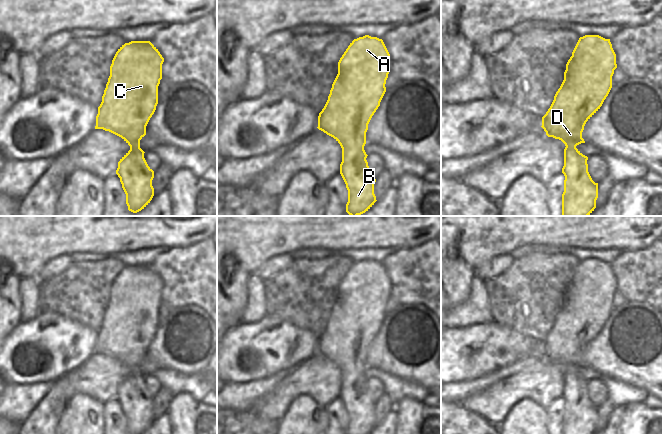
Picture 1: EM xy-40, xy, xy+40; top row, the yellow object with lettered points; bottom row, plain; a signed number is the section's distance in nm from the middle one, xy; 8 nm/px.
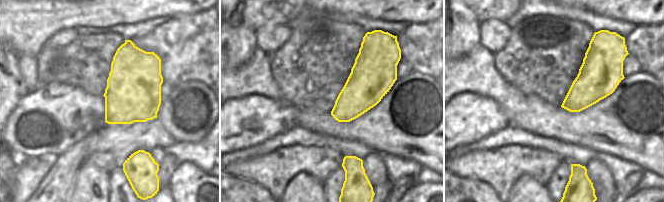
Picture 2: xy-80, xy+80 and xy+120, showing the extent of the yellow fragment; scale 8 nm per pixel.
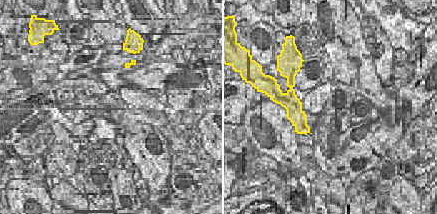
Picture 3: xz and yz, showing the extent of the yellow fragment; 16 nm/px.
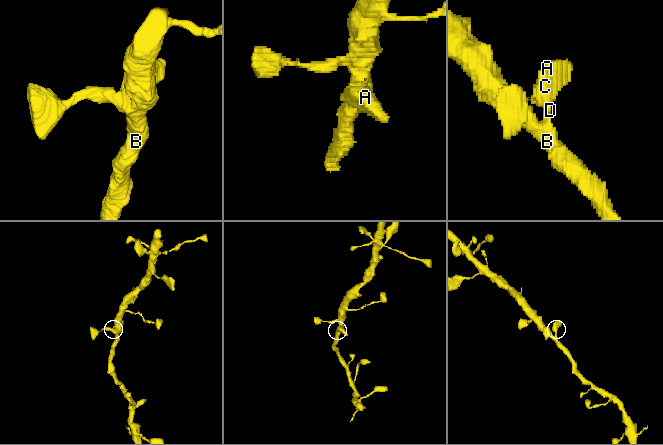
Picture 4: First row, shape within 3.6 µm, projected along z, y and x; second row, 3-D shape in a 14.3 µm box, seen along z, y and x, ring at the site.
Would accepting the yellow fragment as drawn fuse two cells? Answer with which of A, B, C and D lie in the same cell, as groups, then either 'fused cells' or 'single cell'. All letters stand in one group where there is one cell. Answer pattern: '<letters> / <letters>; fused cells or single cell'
A B C D; single cell

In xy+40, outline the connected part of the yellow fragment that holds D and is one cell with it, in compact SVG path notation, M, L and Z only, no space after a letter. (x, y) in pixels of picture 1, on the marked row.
M585 35L580 37L572 56L566 64L564 80L554 96L554 100L542 117L542 128L548 137L561 140L565 144L564 166L562 173L565 176L564 192L562 194L562 216L589 216L596 208L598 198L598 183L595 183L588 172L588 157L583 155L576 146L585 143L582 132L586 122L600 109L604 100L612 88L612 76L617 68L616 54L612 48L610 39L599 35Z

